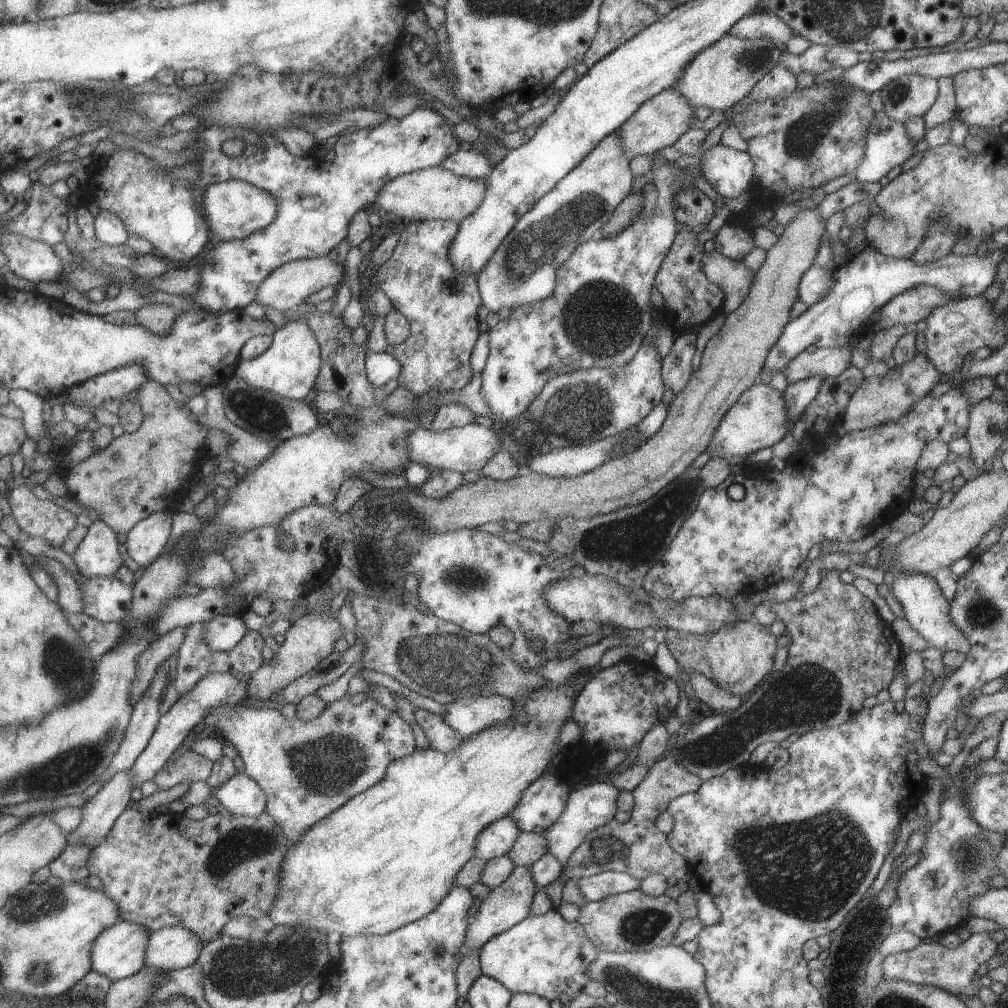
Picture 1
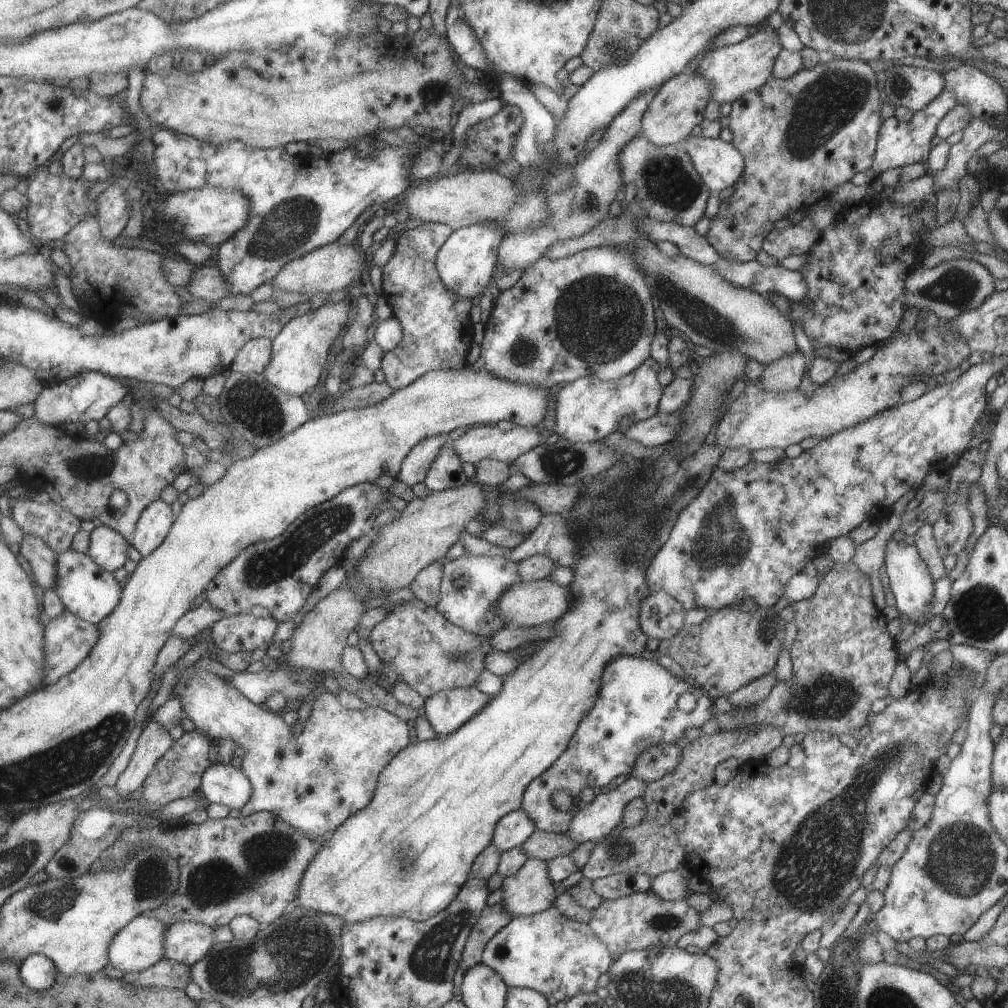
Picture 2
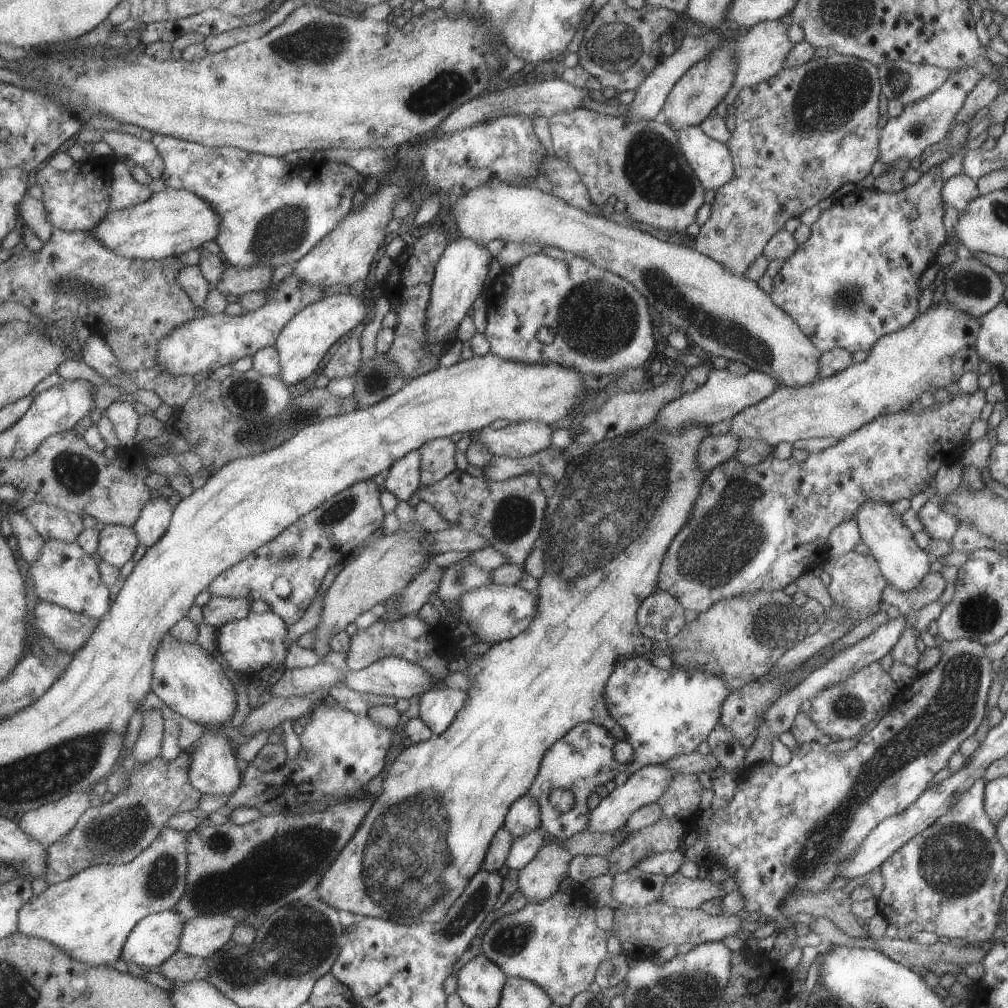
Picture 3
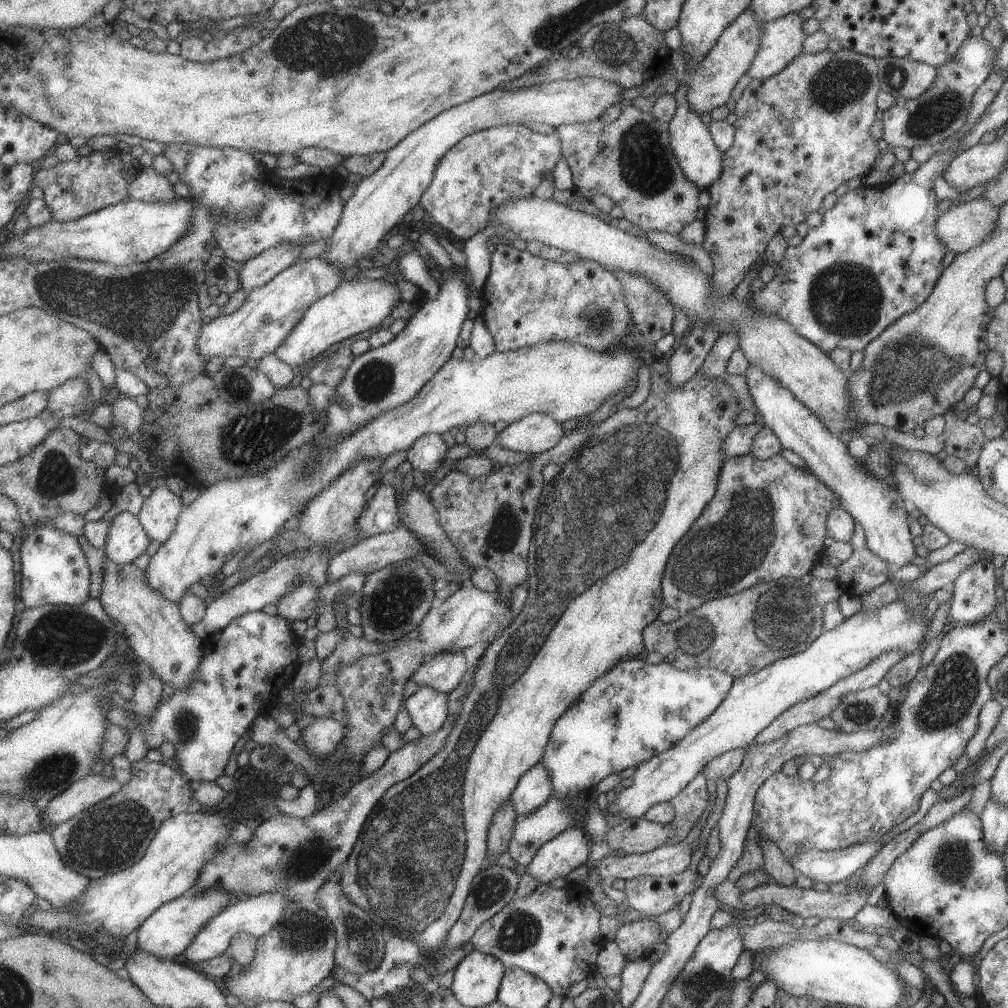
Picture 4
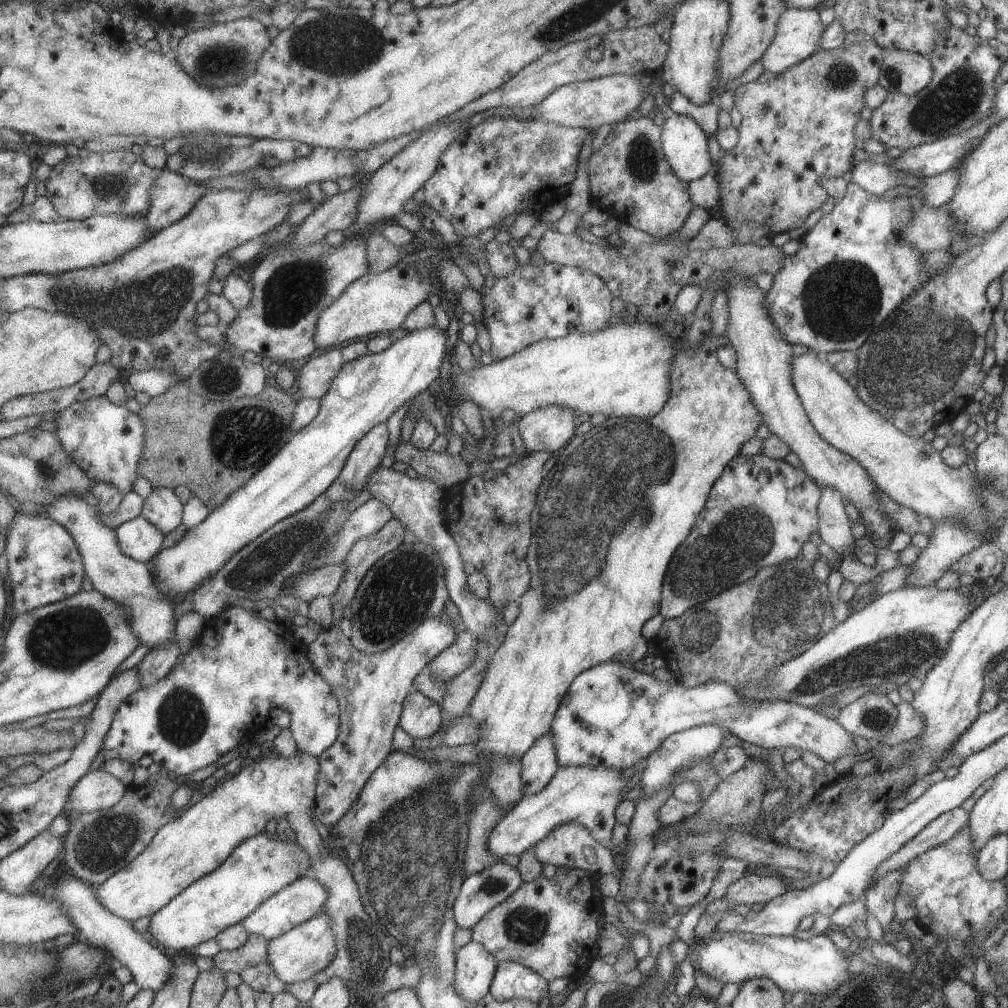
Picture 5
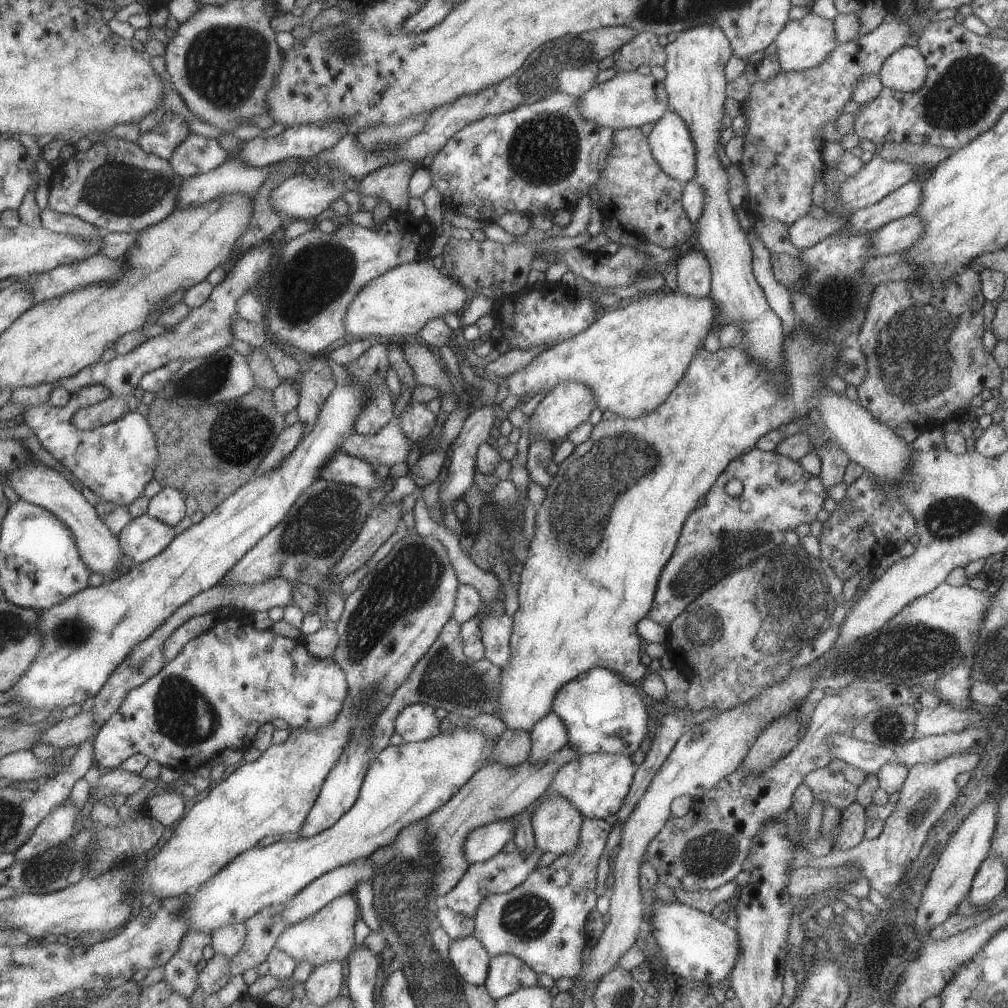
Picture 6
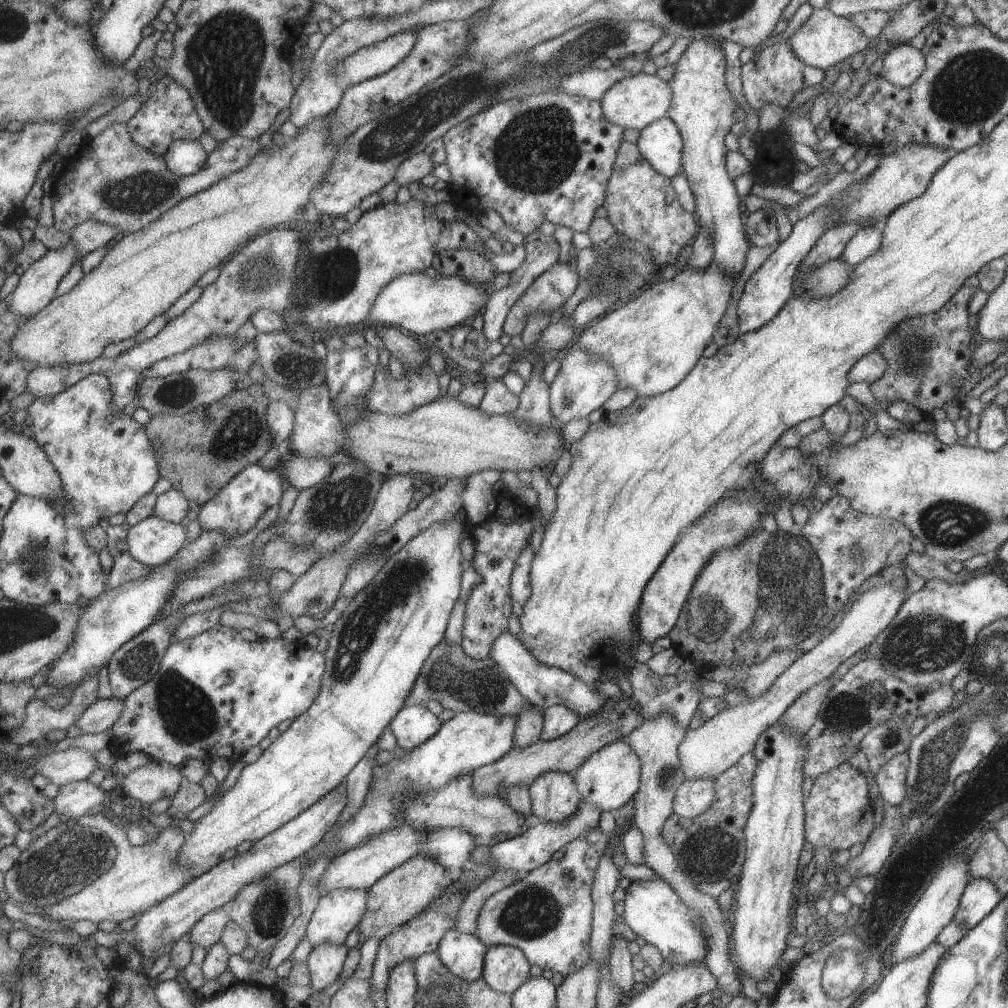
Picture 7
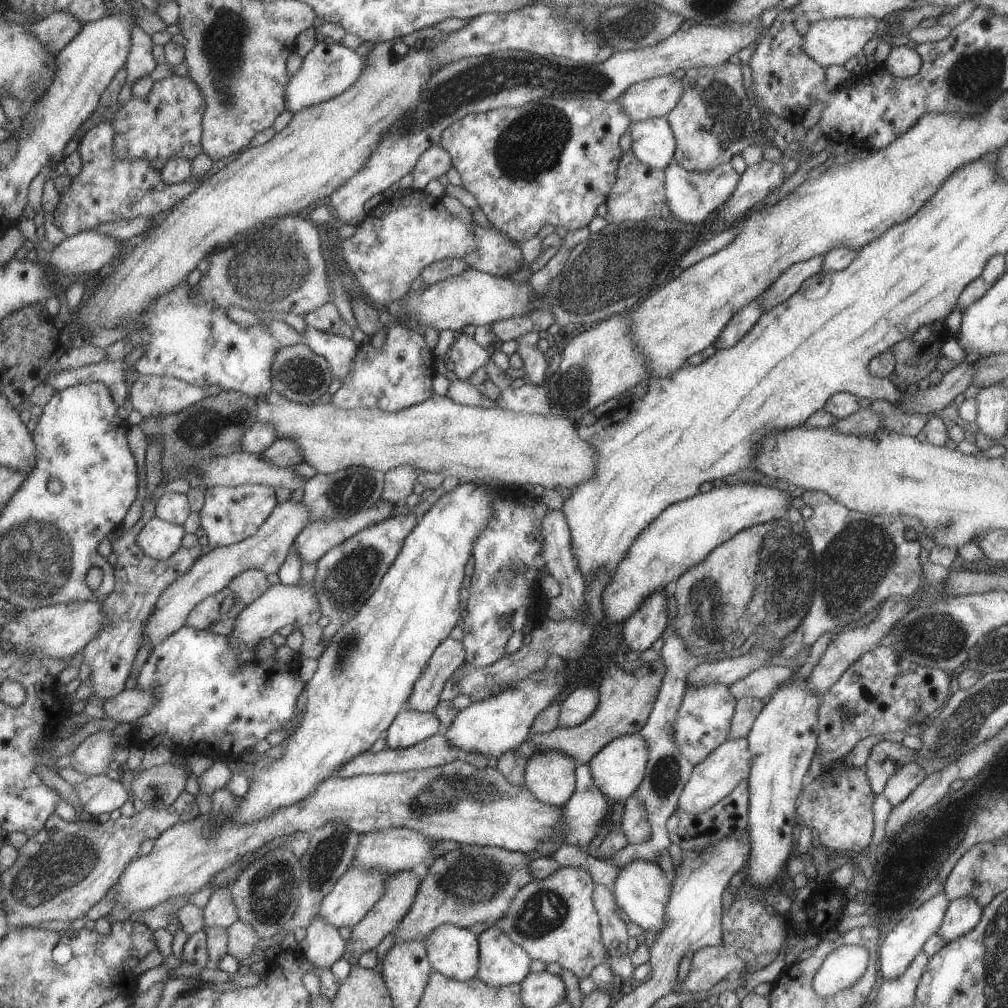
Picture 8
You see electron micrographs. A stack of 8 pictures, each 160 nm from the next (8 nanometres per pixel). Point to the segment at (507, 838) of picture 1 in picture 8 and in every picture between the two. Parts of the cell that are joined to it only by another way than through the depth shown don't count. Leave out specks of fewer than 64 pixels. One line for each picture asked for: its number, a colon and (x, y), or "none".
2: (512, 829)
3: (523, 815)
4: (533, 787)
5: (537, 764)
6: (548, 735)
7: (556, 719)
8: (581, 702)

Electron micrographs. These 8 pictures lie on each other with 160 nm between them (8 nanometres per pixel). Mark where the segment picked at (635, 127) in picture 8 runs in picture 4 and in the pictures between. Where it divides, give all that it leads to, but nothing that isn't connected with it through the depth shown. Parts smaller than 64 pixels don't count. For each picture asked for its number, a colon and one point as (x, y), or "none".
4: (689, 140)
5: (684, 145)
6: (669, 141)
7: (659, 143)

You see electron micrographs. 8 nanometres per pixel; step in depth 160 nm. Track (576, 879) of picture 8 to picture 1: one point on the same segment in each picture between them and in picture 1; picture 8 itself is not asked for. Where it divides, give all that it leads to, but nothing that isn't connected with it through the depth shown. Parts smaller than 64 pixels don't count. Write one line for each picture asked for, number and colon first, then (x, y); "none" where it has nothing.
1: (545, 955)
2: (559, 957)
3: (554, 943)
4: (552, 933)
5: (550, 926)
6: (541, 921)
7: (546, 915)

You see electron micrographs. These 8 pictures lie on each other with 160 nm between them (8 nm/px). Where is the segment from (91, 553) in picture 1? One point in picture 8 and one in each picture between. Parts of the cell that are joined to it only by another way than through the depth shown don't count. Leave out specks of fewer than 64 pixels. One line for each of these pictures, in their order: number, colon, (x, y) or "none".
2: (107, 548)
3: (116, 543)
4: (127, 539)
5: (137, 538)
6: (143, 537)
7: (152, 541)
8: (158, 539)

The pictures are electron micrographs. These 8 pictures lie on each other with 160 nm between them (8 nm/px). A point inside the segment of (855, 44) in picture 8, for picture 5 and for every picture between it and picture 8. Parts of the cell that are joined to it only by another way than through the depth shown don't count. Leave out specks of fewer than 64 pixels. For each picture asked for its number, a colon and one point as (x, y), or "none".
5: (798, 33)
6: (801, 44)
7: (824, 40)

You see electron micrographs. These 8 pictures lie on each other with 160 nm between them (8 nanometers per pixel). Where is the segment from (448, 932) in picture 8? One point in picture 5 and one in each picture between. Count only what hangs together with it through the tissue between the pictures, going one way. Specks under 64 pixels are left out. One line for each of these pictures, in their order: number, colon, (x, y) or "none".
5: (474, 967)
6: (470, 960)
7: (462, 954)

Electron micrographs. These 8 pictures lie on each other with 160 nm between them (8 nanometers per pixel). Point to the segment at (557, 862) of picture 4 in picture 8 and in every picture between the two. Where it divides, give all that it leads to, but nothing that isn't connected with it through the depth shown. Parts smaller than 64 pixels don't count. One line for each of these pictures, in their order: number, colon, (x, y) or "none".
5: (570, 845)
6: (555, 823)
7: (553, 796)
8: (549, 774)

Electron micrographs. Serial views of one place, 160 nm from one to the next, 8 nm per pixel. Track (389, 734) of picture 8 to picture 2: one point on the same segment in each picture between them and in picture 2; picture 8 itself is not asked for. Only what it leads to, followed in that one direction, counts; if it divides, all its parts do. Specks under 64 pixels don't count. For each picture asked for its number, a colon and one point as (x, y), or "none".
2: (445, 710)
3: (436, 708)
4: (426, 708)
5: (419, 717)
6: (416, 722)
7: (413, 724)

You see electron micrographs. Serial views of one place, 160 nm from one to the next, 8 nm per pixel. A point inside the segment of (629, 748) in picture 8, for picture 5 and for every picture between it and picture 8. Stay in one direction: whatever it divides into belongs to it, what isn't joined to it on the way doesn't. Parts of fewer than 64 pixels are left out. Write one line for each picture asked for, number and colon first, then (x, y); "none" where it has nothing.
5: (588, 795)
6: (596, 784)
7: (609, 777)

